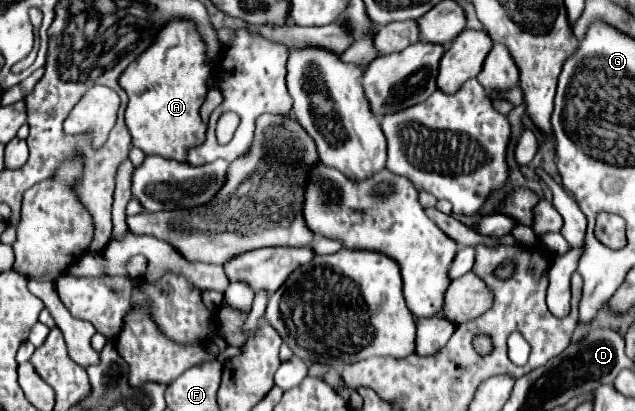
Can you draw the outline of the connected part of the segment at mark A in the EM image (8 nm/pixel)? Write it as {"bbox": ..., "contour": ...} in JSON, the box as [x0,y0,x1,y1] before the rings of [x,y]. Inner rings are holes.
{"bbox":[119,20,213,162],"contour":[[[169,20],[155,36],[153,44],[125,68],[119,80],[129,96],[125,124],[133,136],[133,146],[141,148],[145,154],[181,162],[189,146],[197,146],[205,140],[205,124],[201,122],[199,110],[207,98],[207,82],[211,76],[213,68],[207,64],[205,40],[201,40],[193,20]]]}

